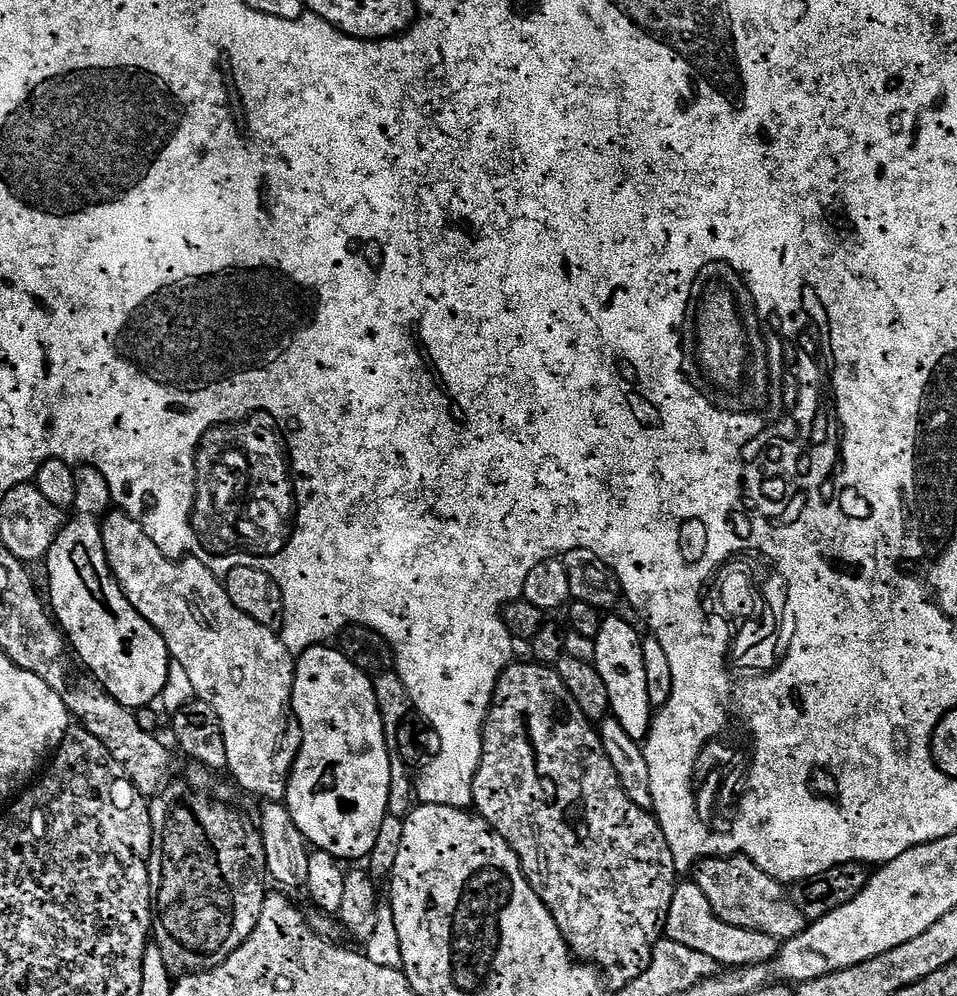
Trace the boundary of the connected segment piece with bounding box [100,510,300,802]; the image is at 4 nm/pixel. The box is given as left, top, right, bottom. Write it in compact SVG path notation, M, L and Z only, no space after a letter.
M119 510L109 511L103 517L100 533L104 539L104 549L106 550L108 565L112 568L112 572L116 576L116 581L120 584L120 589L124 591L129 602L136 607L138 614L142 614L142 618L146 618L146 622L150 622L150 626L154 626L154 630L158 630L158 634L162 634L162 638L168 647L169 657L173 661L181 663L183 669L190 674L190 681L195 695L199 699L206 701L207 704L218 712L222 730L225 732L226 758L228 759L227 771L229 773L232 772L233 778L246 791L253 792L256 796L261 796L261 801L283 801L288 790L288 775L292 772L296 755L300 749L300 724L296 720L296 715L292 713L292 687L294 686L294 678L296 677L296 662L293 653L286 650L283 640L280 639L279 635L273 629L254 622L254 618L250 618L242 610L238 610L238 606L234 606L230 594L224 589L221 577L212 573L206 565L191 558L172 560L166 554L162 554L162 550L158 546L154 546L154 542L150 542L146 530L140 524L137 517L130 516L127 512Z

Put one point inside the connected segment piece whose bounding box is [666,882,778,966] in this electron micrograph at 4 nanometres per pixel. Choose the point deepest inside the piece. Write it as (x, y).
(692, 920)

